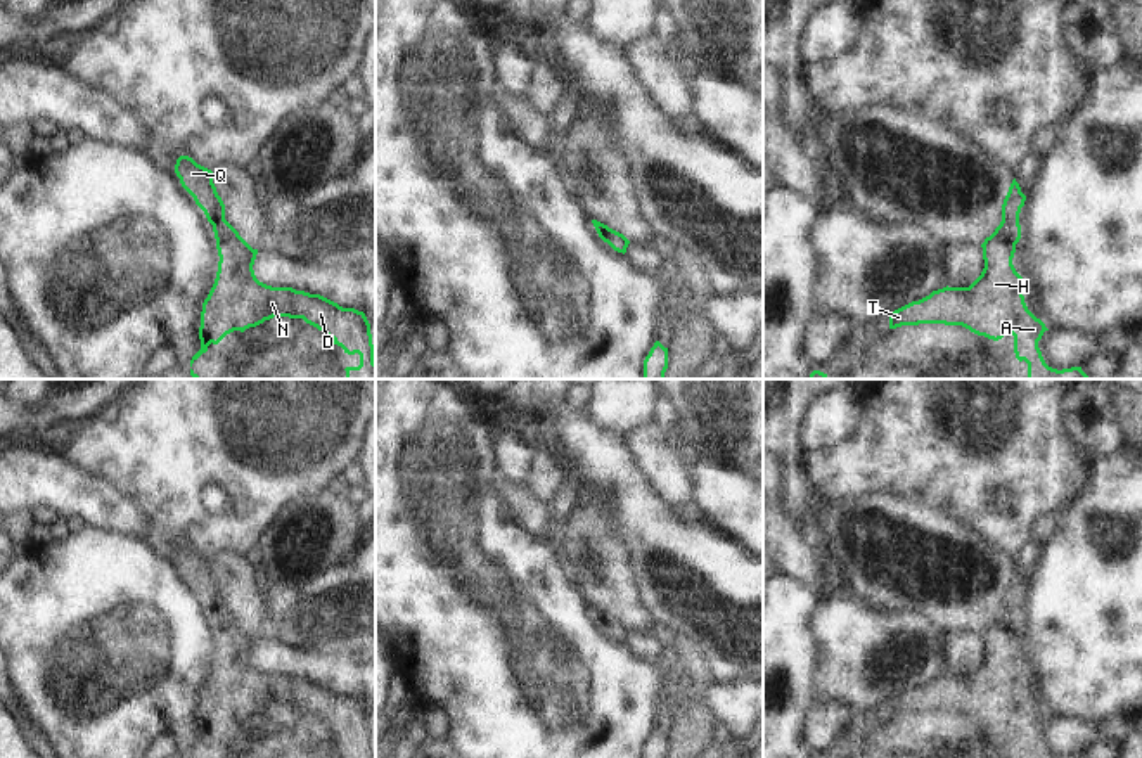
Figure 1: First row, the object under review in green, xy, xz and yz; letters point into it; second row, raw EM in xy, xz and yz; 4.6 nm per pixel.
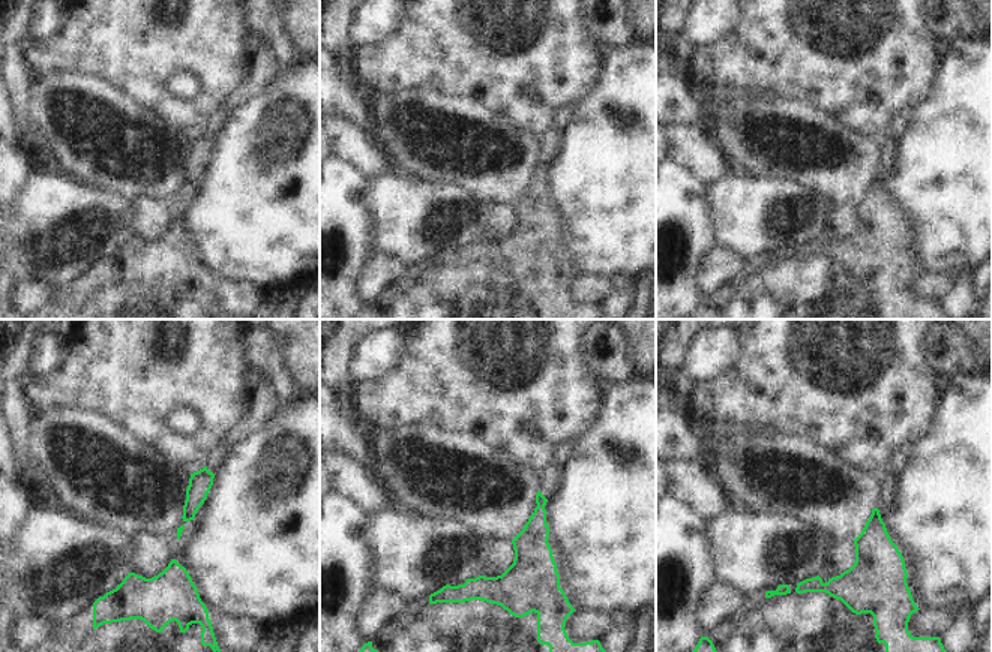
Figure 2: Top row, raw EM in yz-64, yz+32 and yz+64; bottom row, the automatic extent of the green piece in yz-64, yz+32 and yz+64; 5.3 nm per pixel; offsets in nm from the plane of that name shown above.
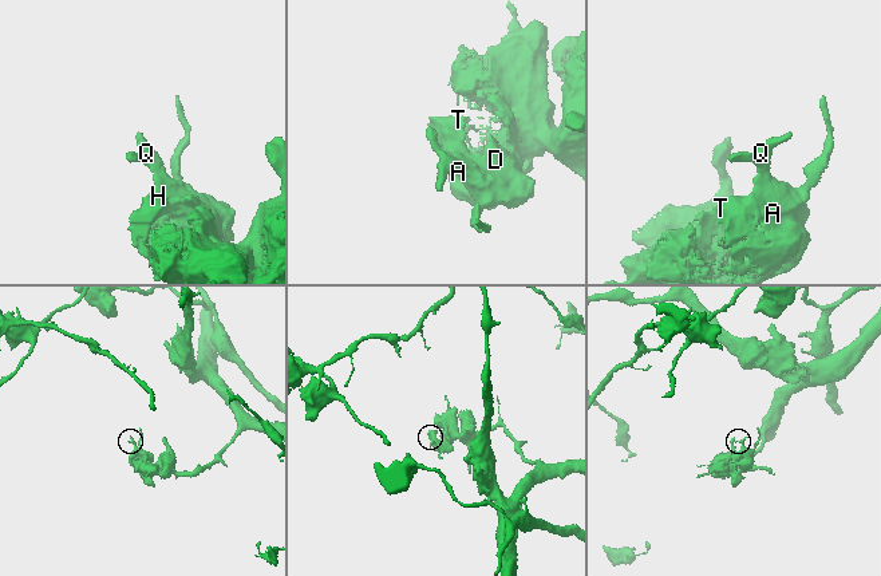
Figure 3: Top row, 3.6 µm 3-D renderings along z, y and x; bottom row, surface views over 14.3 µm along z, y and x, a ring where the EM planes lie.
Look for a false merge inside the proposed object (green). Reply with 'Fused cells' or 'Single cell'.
Single cell

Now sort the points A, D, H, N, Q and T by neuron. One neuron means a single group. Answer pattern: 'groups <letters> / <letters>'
groups A D H N Q T

